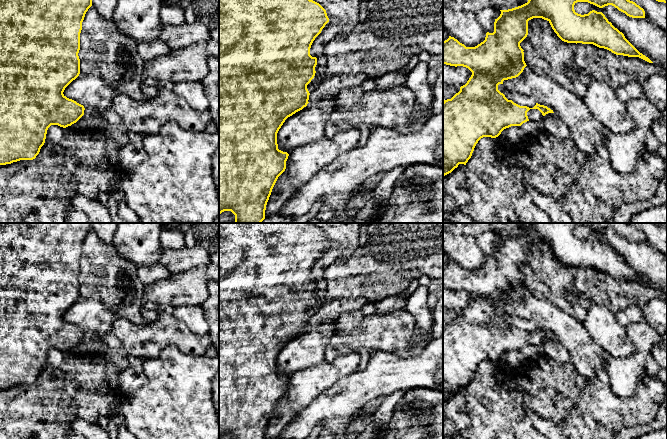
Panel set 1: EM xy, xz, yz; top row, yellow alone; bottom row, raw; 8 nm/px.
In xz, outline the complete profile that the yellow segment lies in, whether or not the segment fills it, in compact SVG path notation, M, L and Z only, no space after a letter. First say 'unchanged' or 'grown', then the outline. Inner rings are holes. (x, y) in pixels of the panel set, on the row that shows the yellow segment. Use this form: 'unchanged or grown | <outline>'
unchanged | M219 0L219 214L224 211L231 211L235 215L235 223L261 223L265 219L266 205L271 195L272 189L278 177L286 169L286 161L289 154L278 149L277 133L285 120L302 110L309 103L309 91L307 85L315 76L317 58L310 55L310 48L315 38L321 33L322 29L329 22L326 10L313 0Z

